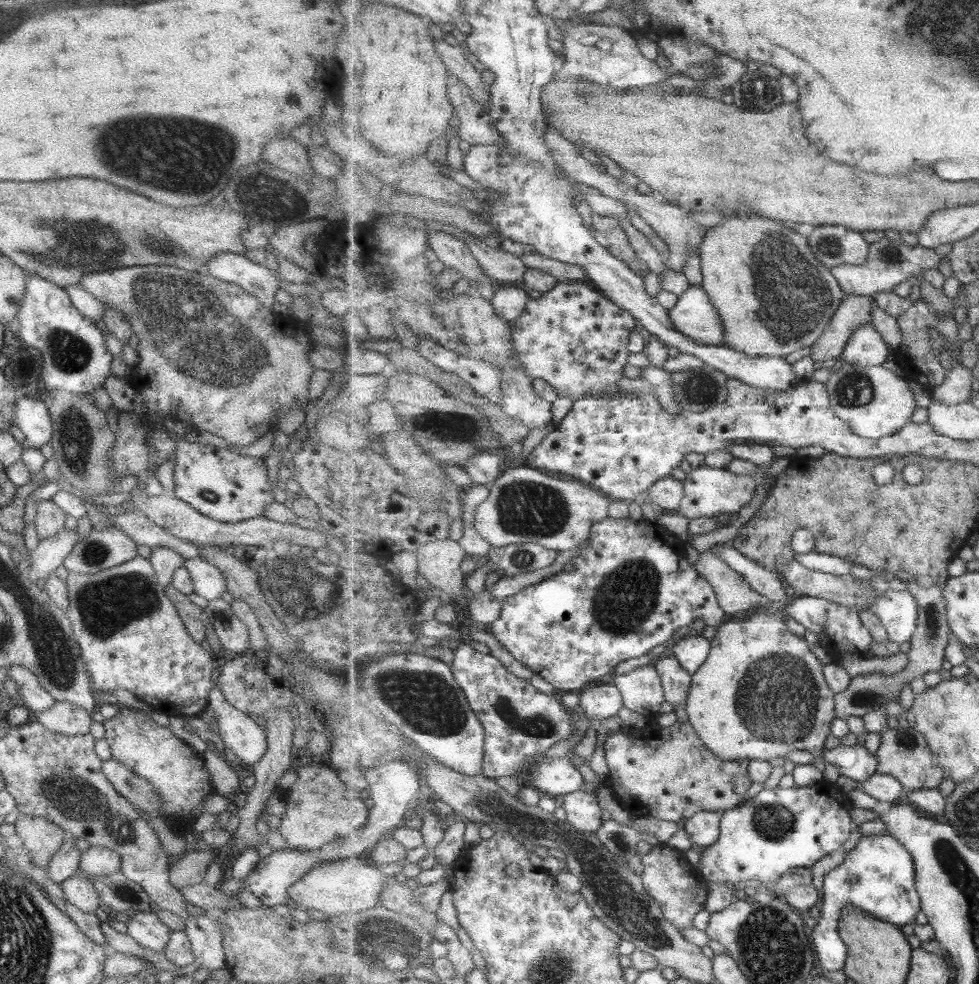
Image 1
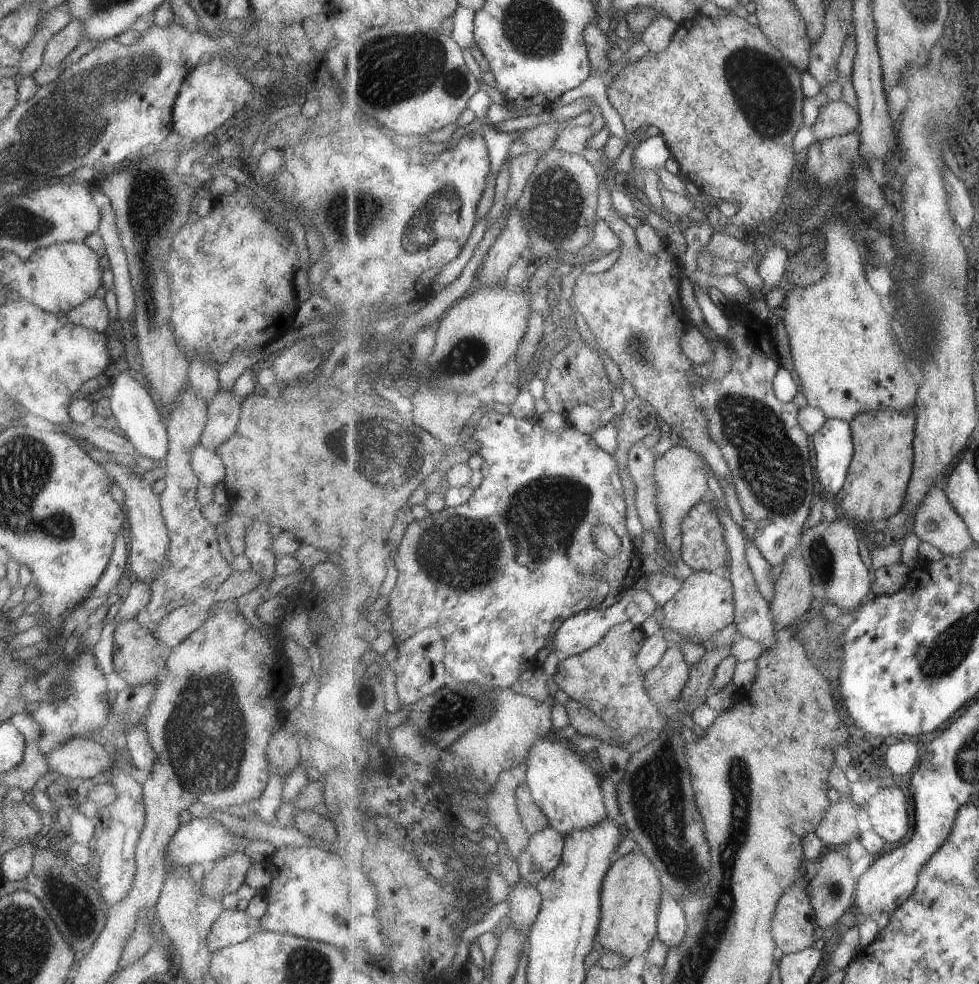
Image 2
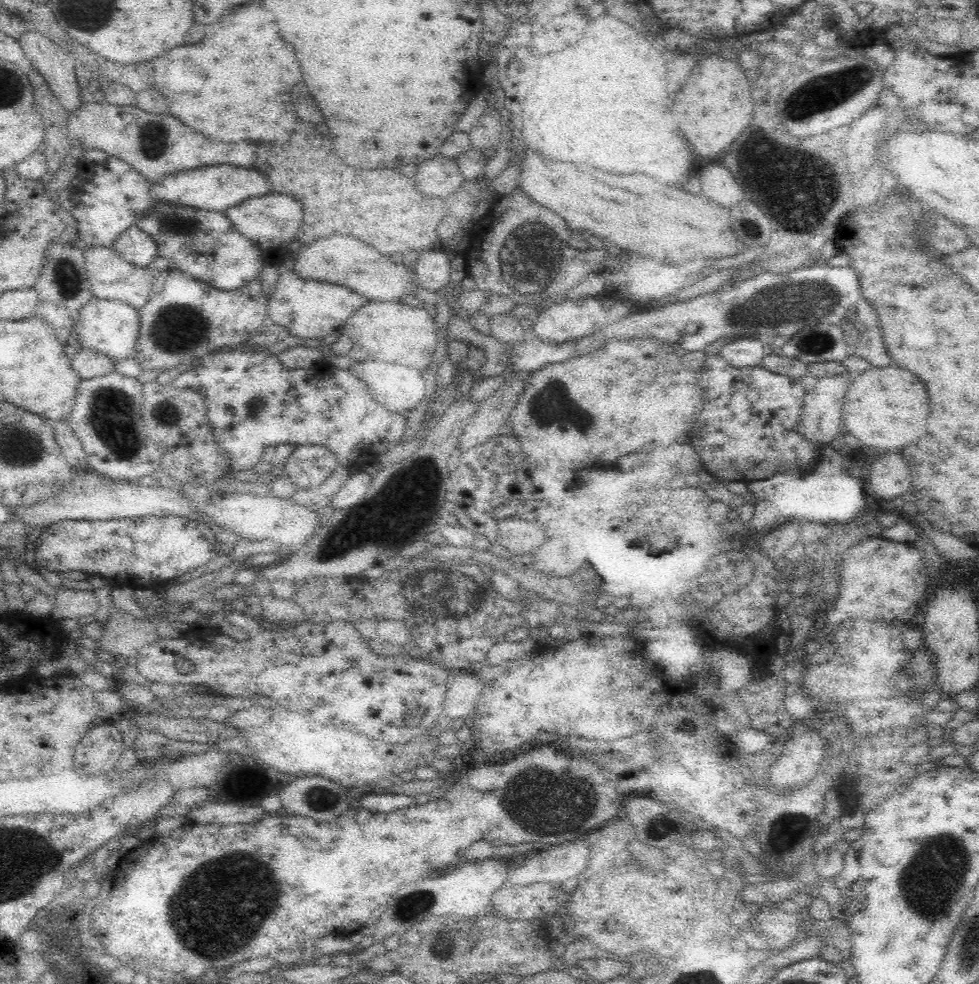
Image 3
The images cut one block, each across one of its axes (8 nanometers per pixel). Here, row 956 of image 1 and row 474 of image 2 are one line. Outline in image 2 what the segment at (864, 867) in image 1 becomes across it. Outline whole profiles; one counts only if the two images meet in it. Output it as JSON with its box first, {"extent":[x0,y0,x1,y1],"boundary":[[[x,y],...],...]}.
{"extent":[812,419,855,496],"boundary":[[[828,419],[812,436],[815,444],[819,484],[831,496],[837,495],[846,484],[848,472],[855,456],[854,433],[850,424],[842,419]]]}

